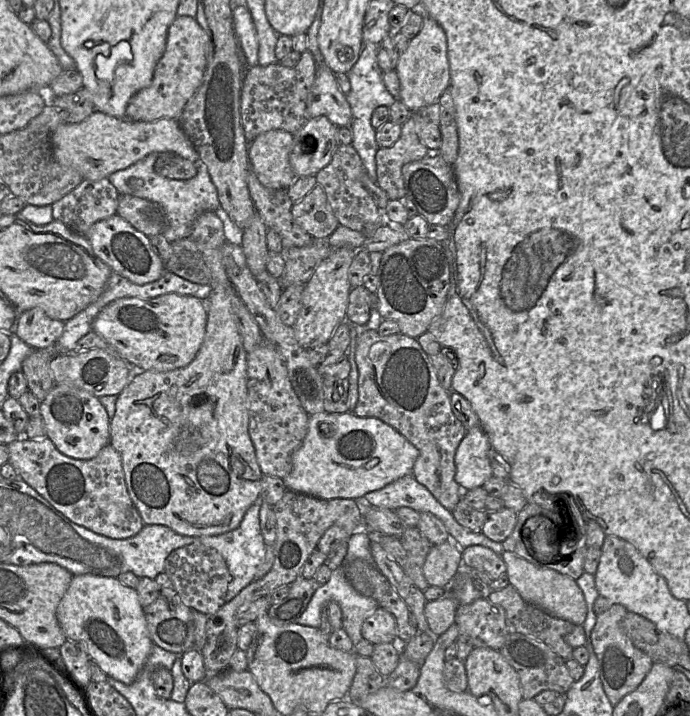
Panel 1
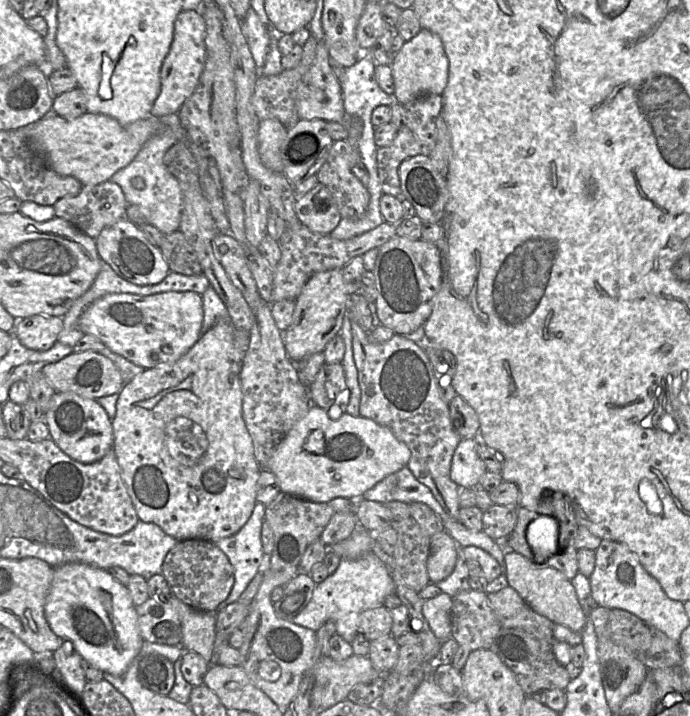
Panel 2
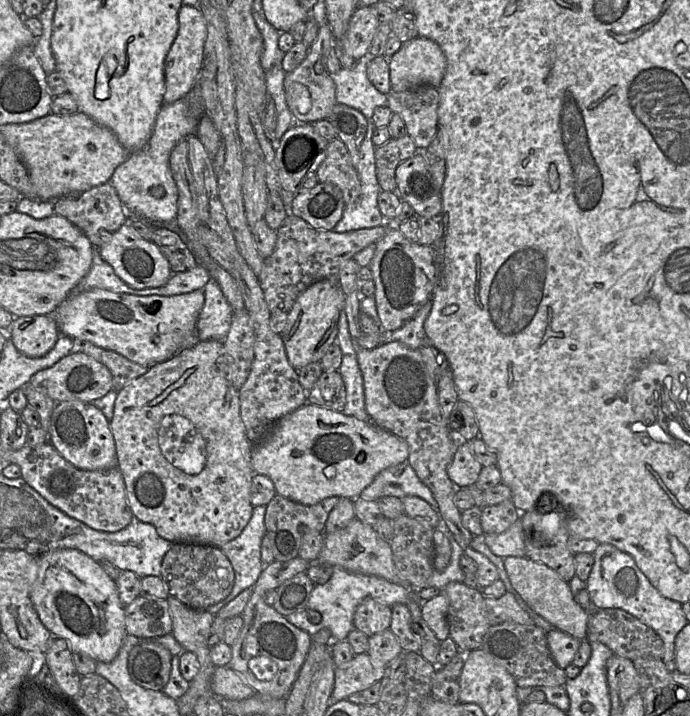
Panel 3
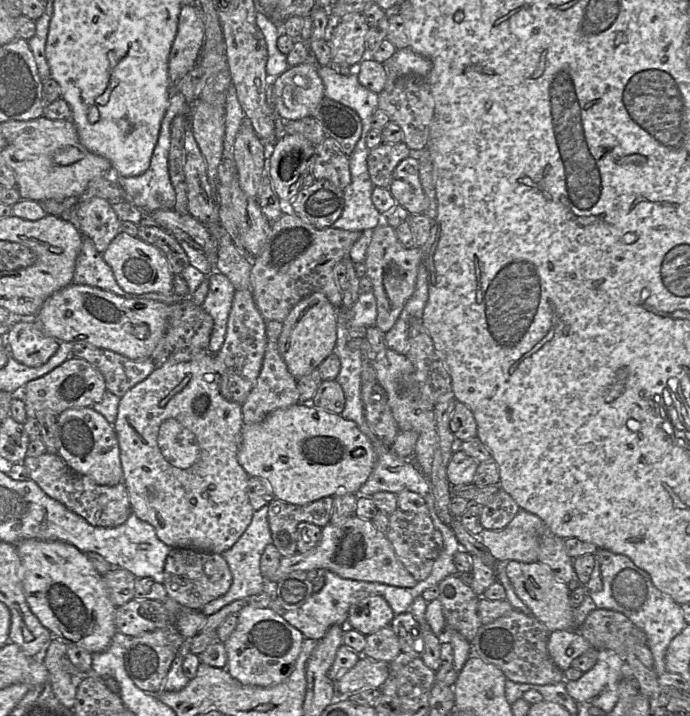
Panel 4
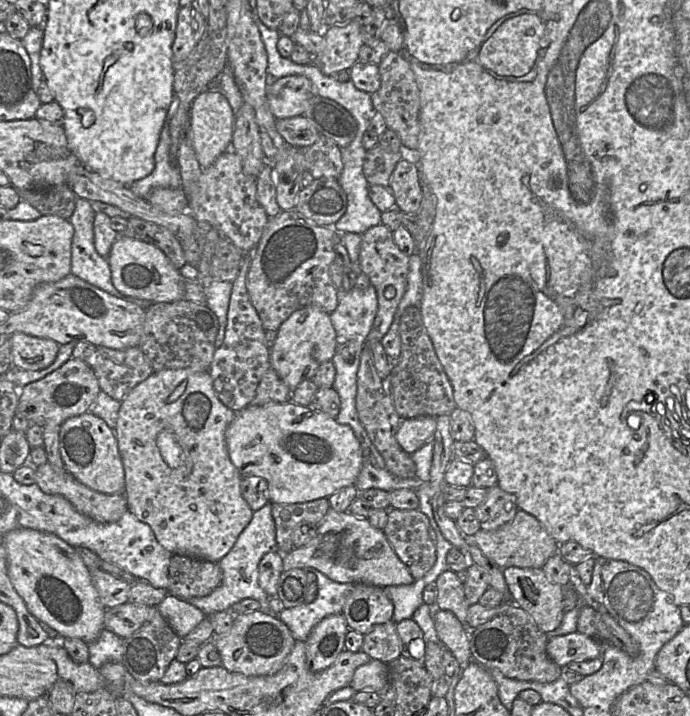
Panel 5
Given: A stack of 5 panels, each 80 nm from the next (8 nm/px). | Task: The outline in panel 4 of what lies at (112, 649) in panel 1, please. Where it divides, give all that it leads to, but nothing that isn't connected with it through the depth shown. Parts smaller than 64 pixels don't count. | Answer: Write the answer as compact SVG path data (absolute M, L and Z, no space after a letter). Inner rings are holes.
M26 539L16 544L23 567L23 590L26 602L41 624L49 629L53 637L63 639L90 653L108 648L117 632L116 608L111 602L102 575L96 571L86 554L75 546L62 541Z

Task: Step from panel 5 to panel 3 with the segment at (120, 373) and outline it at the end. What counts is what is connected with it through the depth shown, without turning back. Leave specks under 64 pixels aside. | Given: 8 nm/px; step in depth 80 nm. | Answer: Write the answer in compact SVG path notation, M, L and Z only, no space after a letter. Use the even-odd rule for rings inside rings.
M73 339L71 353L84 353L105 365L112 375L113 390L119 392L130 381L147 372L149 366L140 365L130 361L121 354L106 350L95 344L82 340Z

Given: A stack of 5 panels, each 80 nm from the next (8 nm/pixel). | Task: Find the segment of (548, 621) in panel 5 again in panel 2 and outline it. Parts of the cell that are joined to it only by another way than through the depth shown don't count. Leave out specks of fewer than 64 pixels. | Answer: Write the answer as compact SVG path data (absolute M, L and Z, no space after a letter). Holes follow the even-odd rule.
M515 551L506 552L504 561L508 585L514 588L535 612L547 617L556 624L568 627L574 632L581 633L583 631L587 622L586 615L571 580L561 571L551 567L538 567Z

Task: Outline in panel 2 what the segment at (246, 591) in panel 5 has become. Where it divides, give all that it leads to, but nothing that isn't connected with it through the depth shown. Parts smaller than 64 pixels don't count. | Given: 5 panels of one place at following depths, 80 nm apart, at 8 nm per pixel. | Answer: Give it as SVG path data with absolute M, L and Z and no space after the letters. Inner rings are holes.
M257 502L245 525L234 535L213 542L228 558L234 570L233 587L217 612L239 599L263 565L261 529L266 506Z

